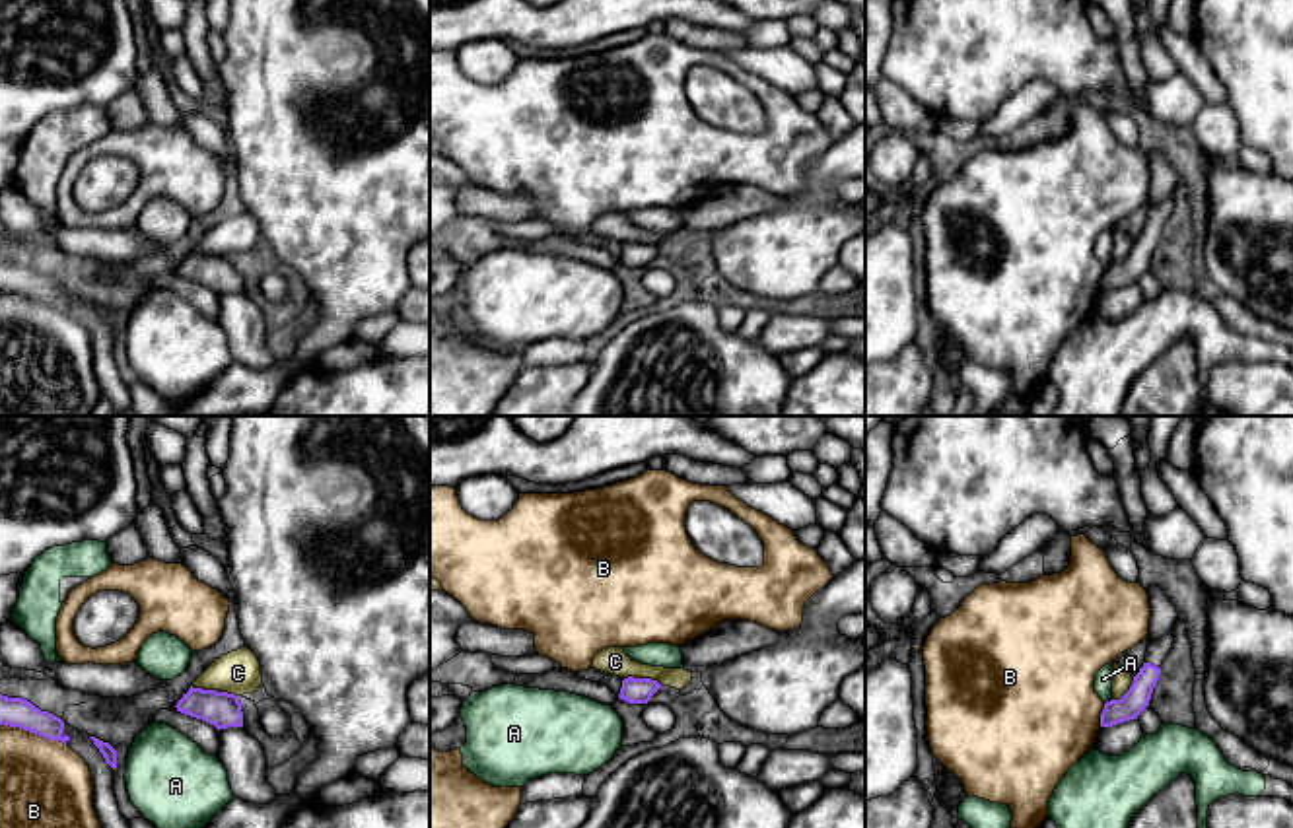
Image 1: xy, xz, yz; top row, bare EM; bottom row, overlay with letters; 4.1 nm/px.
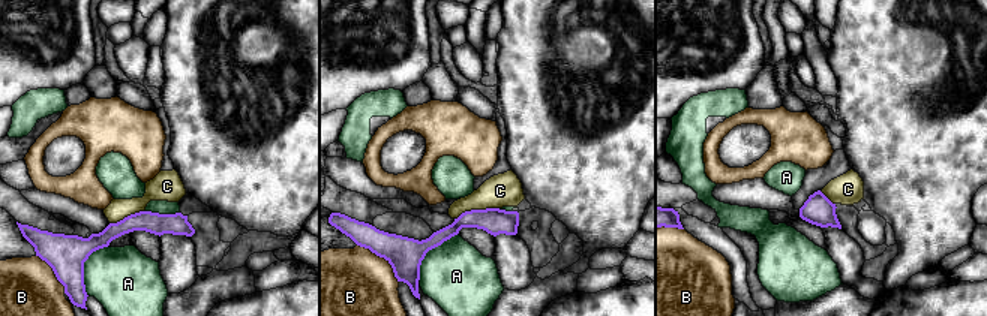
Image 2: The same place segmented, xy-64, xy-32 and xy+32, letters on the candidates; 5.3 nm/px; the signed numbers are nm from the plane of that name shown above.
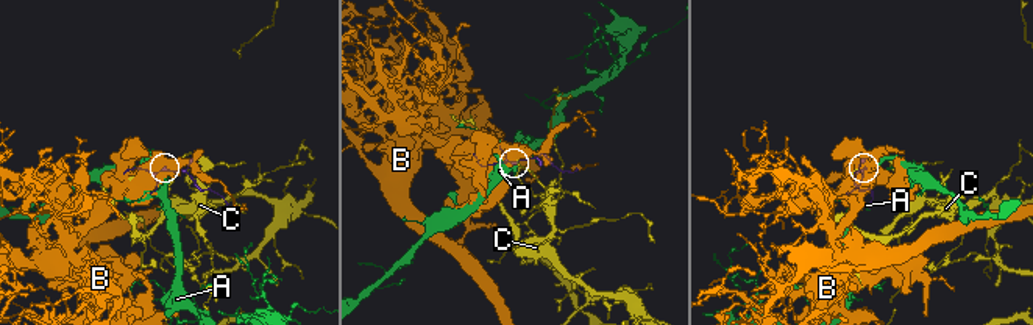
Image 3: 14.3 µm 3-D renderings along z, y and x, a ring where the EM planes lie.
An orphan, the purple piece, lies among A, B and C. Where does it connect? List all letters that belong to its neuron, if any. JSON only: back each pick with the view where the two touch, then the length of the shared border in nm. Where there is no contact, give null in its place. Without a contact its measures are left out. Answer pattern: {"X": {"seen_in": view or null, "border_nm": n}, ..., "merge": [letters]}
{"merge": []}

